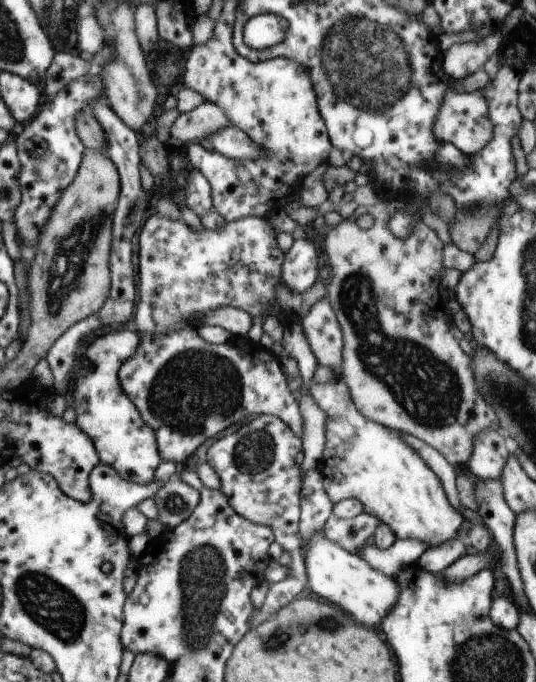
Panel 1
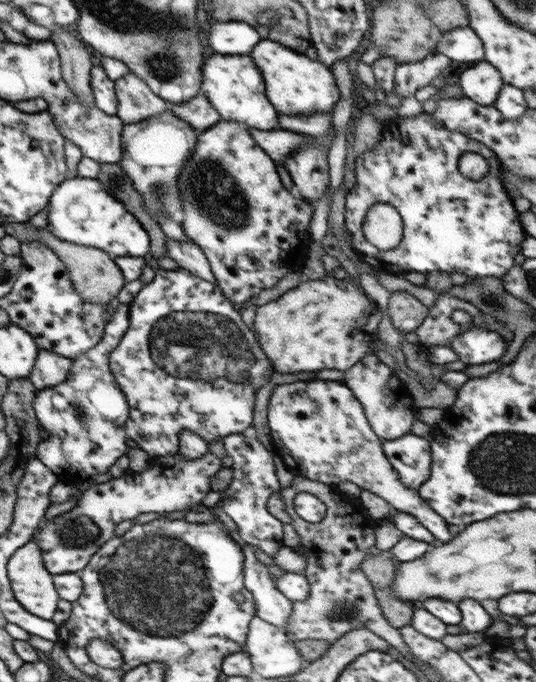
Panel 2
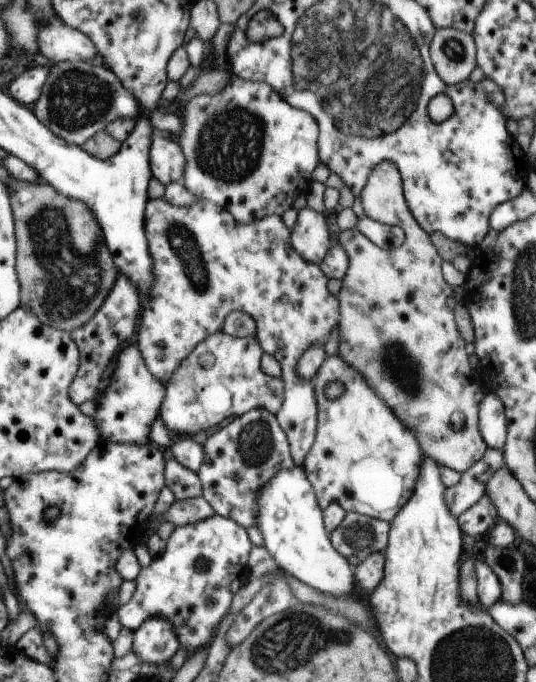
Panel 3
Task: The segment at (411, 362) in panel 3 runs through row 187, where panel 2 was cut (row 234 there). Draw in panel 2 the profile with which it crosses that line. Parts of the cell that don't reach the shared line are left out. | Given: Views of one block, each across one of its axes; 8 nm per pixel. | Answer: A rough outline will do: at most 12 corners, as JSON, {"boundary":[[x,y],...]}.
{"boundary":[[393,206],[367,208],[361,231],[386,251],[399,244],[403,225]]}

